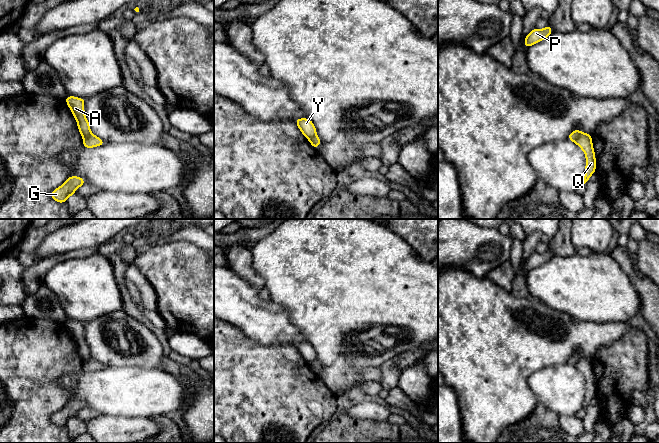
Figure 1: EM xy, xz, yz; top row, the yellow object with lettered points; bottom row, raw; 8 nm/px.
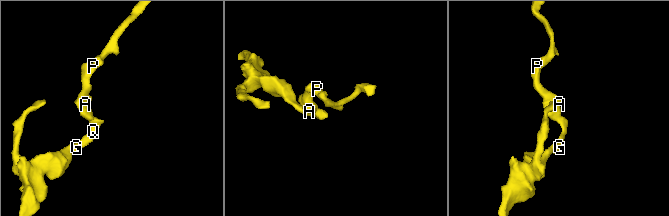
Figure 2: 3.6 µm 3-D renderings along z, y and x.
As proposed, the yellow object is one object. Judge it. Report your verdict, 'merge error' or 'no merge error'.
merge error

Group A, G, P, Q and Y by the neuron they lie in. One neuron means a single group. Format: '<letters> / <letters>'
A P Y / G Q

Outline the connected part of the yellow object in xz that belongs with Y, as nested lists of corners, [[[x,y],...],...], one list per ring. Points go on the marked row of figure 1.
[[[302,118],[296,119],[294,121],[303,135],[308,139],[311,140],[316,135],[316,127],[312,123],[310,119]]]

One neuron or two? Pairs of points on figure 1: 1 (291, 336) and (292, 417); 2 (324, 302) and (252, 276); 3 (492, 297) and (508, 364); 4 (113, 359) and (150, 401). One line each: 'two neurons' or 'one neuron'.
1: two neurons
2: two neurons
3: one neuron
4: two neurons

